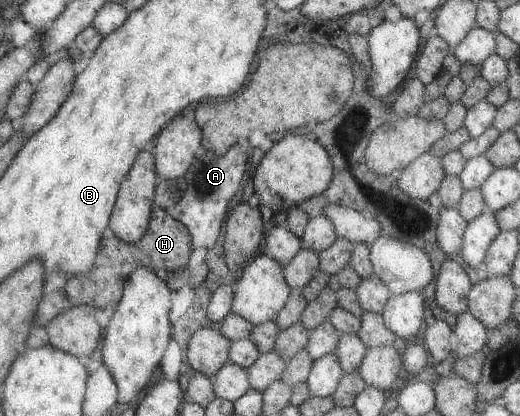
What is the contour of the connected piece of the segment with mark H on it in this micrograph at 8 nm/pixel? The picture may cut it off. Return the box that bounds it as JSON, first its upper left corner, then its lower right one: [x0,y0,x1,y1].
[63,208,207,308]

